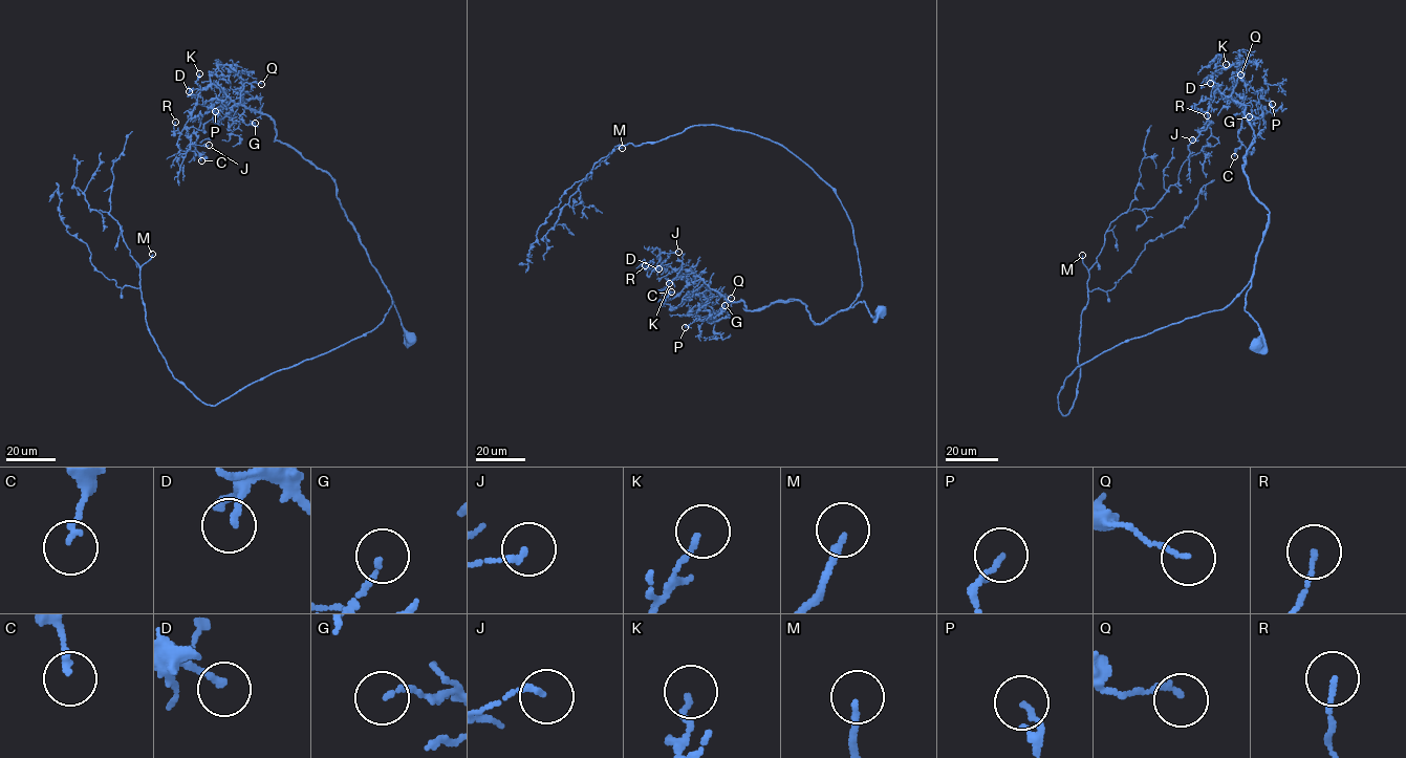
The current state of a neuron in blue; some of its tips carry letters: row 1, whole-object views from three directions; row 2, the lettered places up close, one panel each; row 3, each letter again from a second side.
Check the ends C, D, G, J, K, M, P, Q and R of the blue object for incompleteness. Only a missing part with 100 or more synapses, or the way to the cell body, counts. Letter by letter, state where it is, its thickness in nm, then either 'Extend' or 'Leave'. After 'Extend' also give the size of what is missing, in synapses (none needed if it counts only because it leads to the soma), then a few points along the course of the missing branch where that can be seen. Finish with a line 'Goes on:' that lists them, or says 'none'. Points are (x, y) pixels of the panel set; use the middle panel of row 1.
C: Place: (671, 291). Thickness 160 nm. Leave
D: Place: (658, 268). Thickness 170 nm. Leave
G: Place: (725, 305). Thickness 130 nm. Leave
J: Place: (678, 252). Thickness 140 nm. Leave
K: Place: (669, 283). Thickness 140 nm. Leave
M: Place: (622, 148). Thickness 160 nm. Extend. Roughly 110 synapses
P: Place: (685, 327). Thickness 150 nm. Leave
Q: Place: (731, 298). Thickness 140 nm. Leave
R: Place: (645, 265). Thickness 120 nm. Leave
Goes on: M

